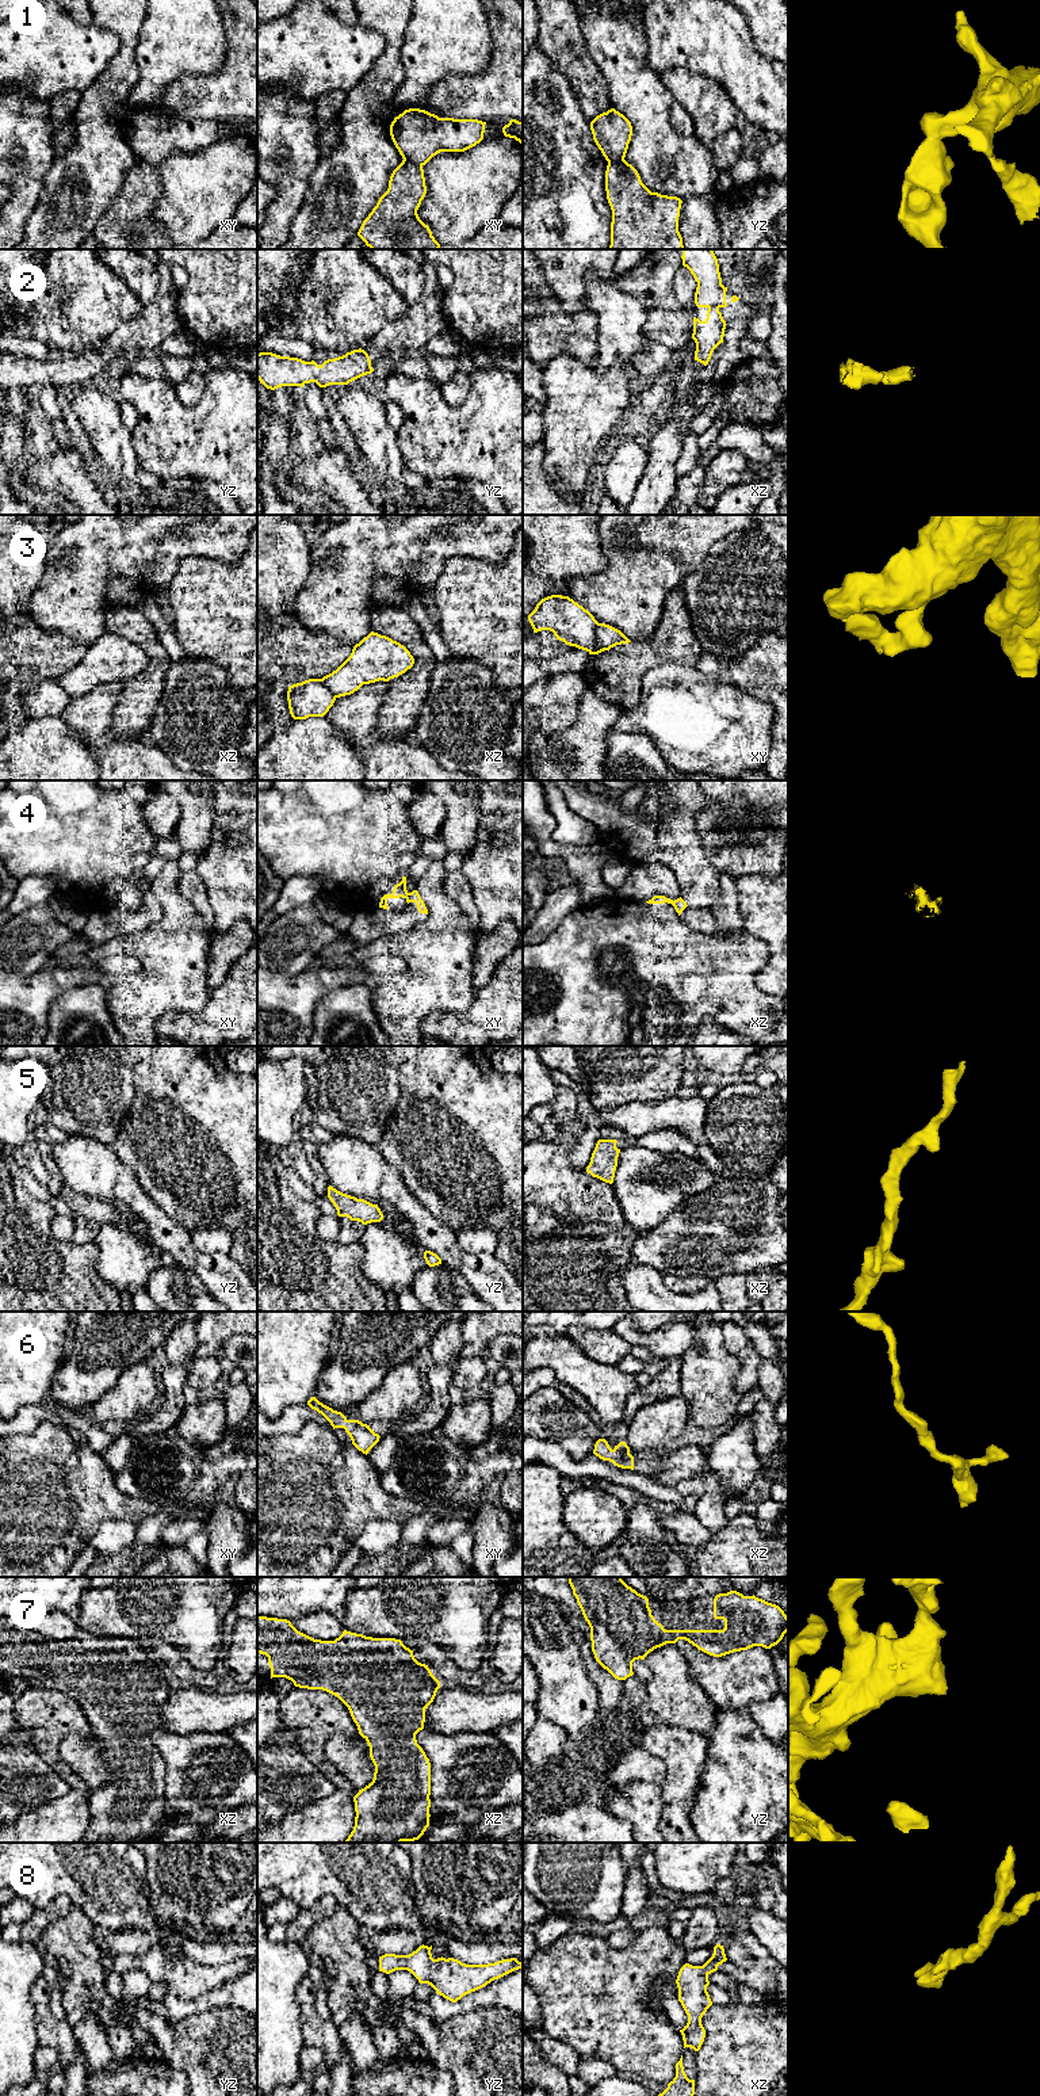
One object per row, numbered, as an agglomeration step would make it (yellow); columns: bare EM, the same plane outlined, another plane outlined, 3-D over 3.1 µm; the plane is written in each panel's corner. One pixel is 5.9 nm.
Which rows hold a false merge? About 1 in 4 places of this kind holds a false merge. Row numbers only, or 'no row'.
1, 3, 4

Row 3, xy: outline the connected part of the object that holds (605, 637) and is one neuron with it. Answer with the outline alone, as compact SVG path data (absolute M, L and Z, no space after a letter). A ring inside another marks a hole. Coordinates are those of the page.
M597 623L594 634L594 645L589 652L589 654L599 654L604 650L609 650L616 645L628 642L631 641L620 630L605 623Z

